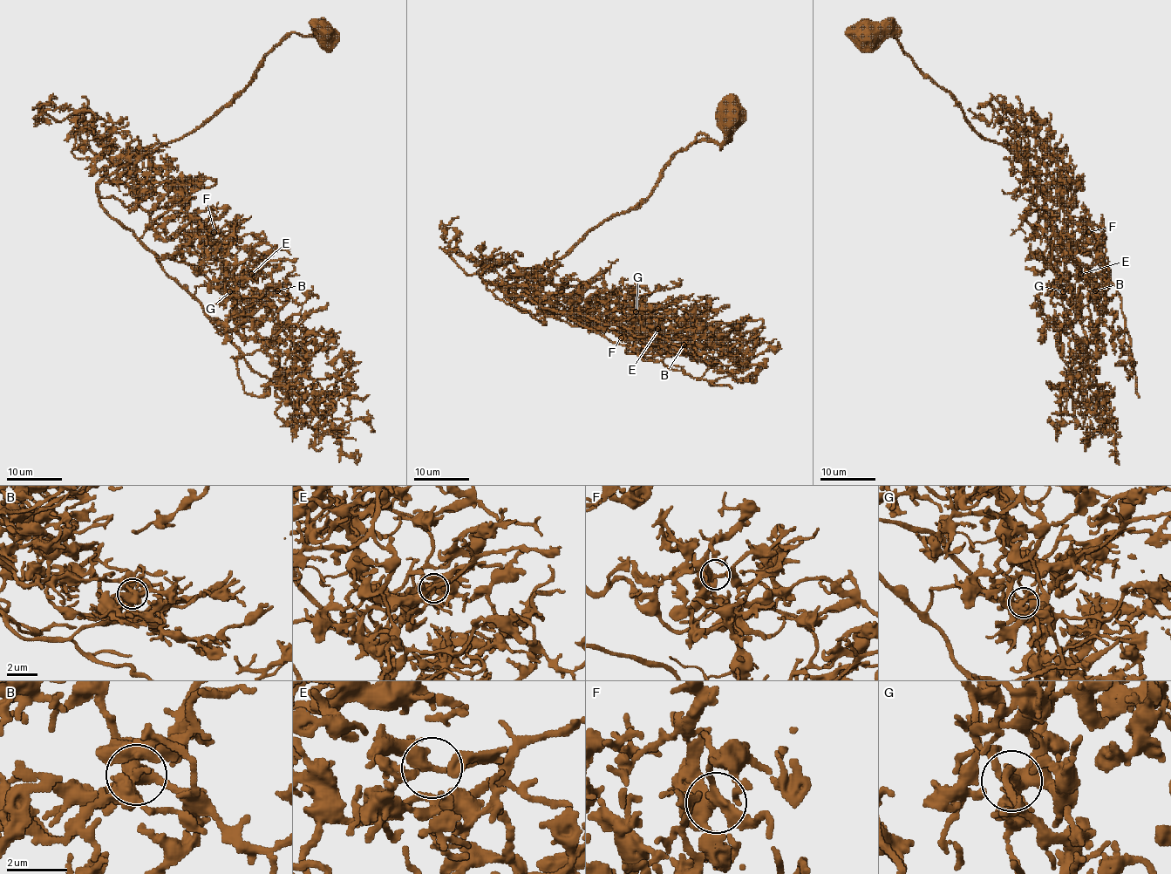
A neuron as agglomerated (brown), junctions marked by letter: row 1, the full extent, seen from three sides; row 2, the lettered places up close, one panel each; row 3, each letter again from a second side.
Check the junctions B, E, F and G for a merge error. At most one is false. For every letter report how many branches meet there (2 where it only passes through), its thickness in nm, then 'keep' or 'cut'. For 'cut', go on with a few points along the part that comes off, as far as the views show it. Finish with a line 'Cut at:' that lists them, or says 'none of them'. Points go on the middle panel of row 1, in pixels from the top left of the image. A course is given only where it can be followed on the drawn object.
B: branches 3; calibre 240 nm; keep
E: branches 3; calibre 280 nm; keep
F: branches 3; calibre 320 nm; keep
G: branches 3; calibre 280 nm; keep
Cut at: none of them

